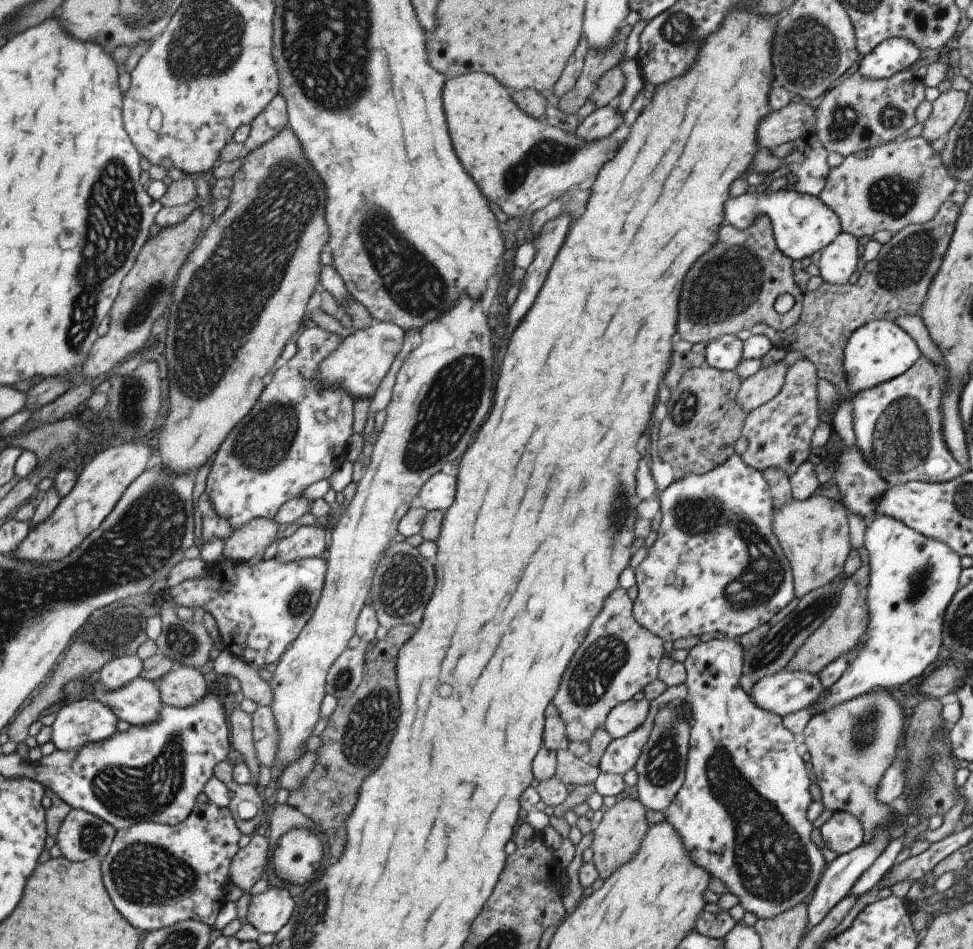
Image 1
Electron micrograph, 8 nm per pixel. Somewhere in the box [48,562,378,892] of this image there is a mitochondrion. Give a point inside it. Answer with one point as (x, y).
(129, 791)

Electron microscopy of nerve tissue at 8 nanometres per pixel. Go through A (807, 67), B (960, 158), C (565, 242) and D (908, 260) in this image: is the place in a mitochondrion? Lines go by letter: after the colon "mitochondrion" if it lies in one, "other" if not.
A: mitochondrion
B: mitochondrion
C: other
D: mitochondrion

